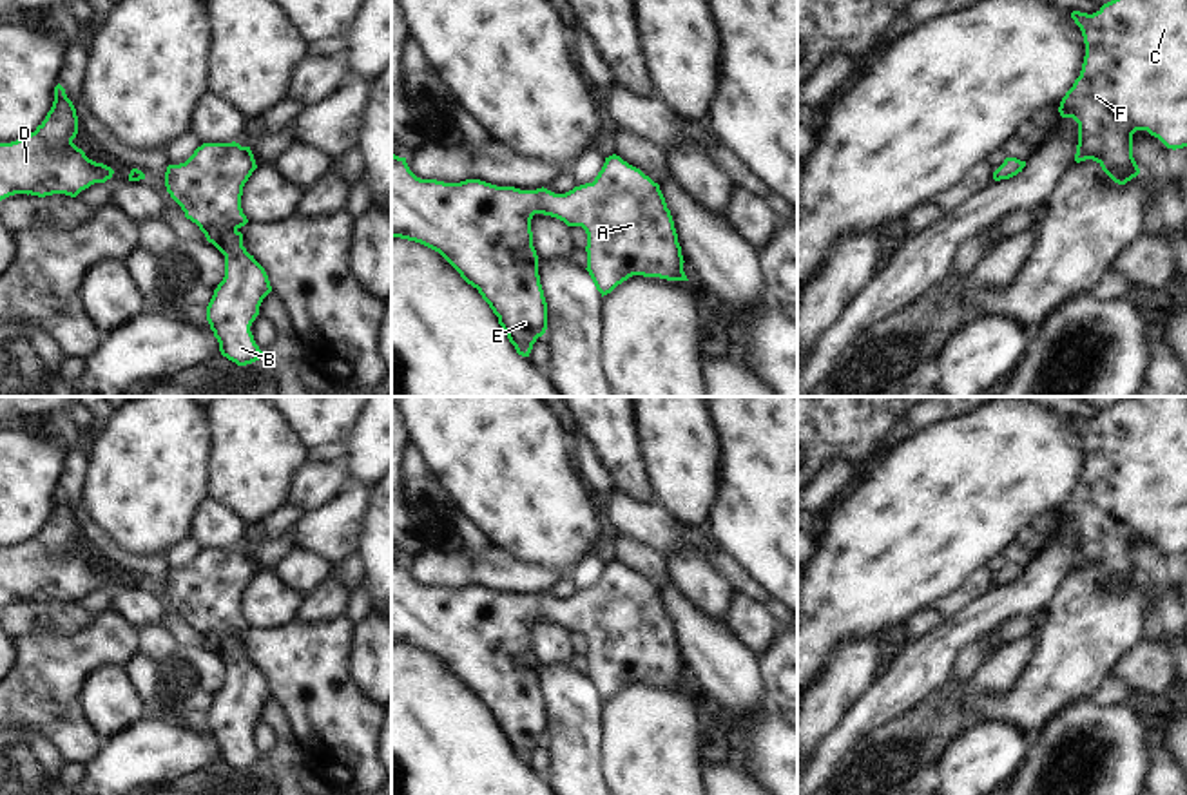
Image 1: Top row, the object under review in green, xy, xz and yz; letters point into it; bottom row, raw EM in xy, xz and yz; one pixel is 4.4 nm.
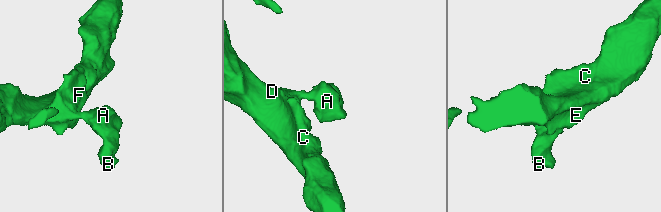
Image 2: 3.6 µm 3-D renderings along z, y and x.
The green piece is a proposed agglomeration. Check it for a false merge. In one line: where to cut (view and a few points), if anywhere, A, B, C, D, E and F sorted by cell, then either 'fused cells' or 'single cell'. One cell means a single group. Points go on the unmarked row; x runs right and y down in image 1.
cut none; groups A B C D E F; single cell

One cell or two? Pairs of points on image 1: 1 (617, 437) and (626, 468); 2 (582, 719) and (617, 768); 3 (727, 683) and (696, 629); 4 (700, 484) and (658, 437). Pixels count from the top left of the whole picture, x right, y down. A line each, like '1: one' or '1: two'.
1: one
2: two
3: one
4: one

